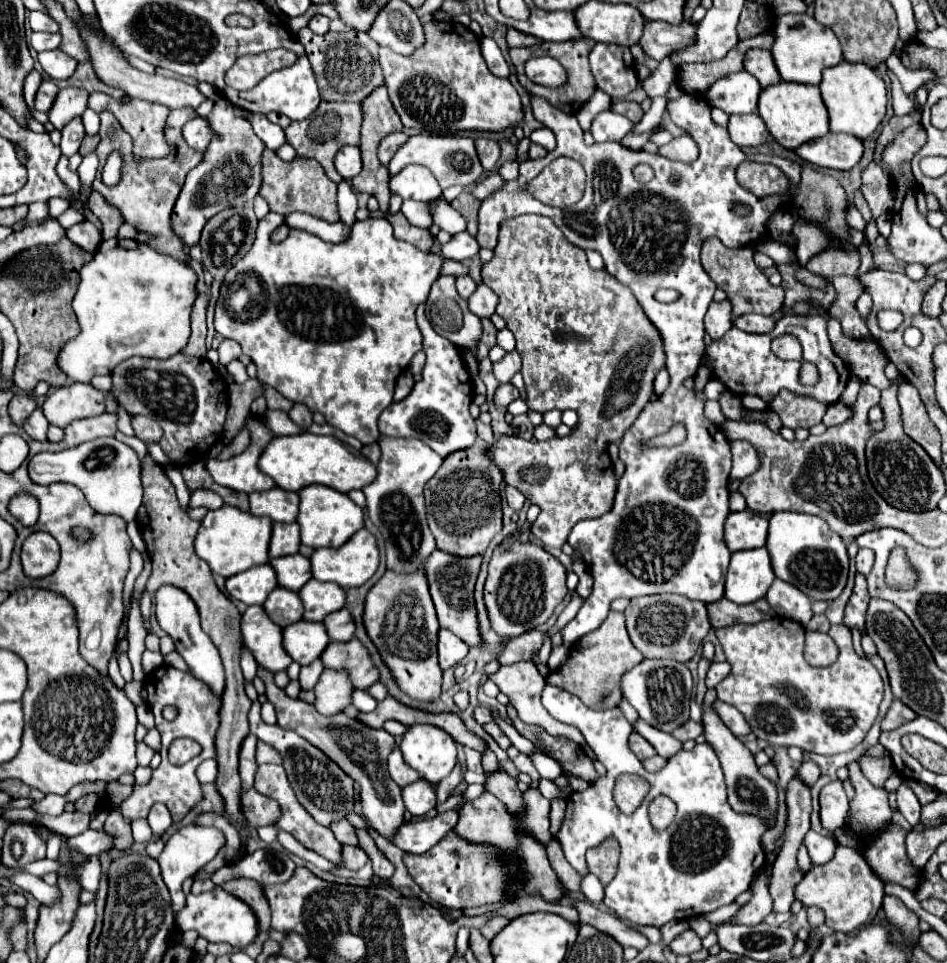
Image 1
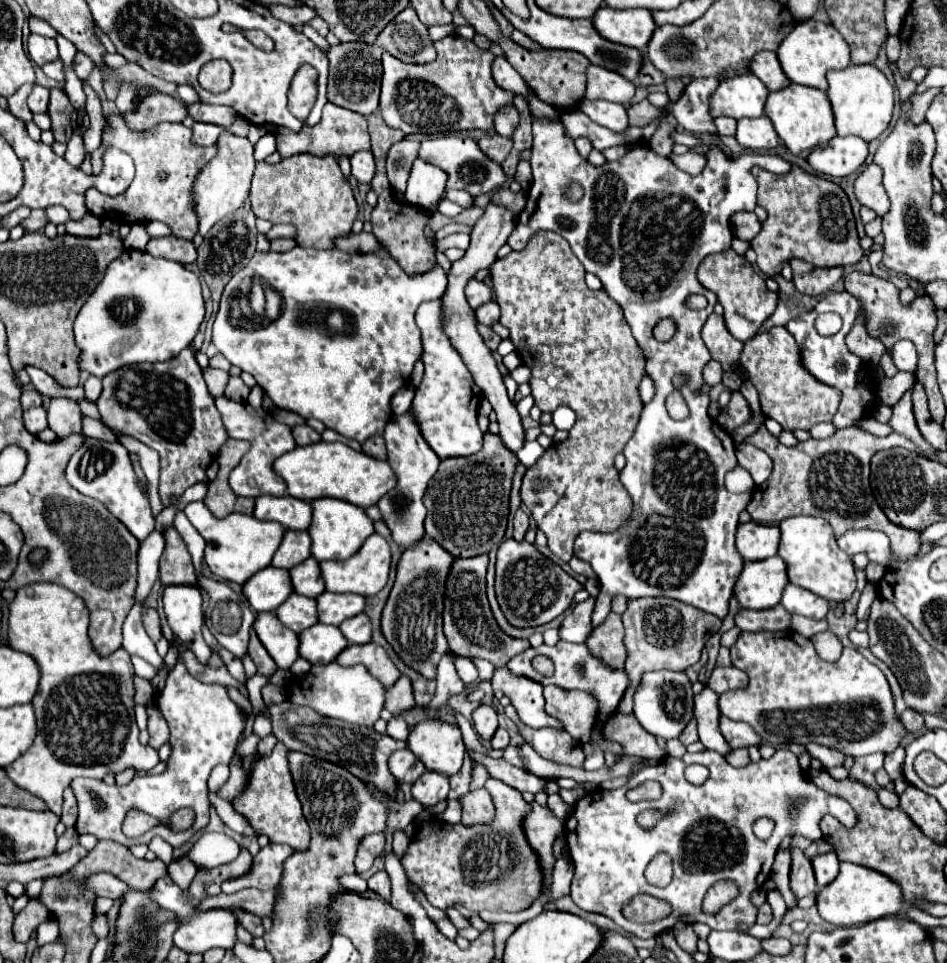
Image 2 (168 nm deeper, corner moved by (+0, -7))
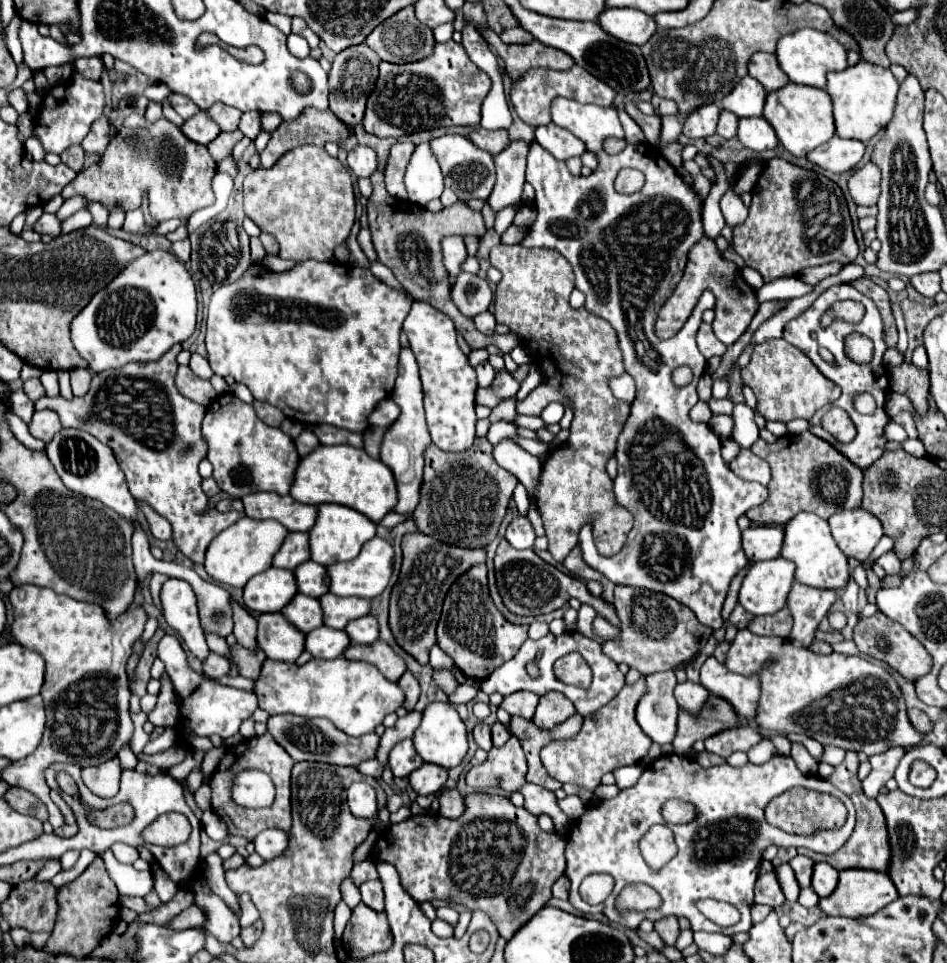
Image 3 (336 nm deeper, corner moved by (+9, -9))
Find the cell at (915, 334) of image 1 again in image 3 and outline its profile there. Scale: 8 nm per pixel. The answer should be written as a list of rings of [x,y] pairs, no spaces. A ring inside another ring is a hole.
[[[891,305],[891,309],[893,309],[895,321],[897,321],[898,329],[897,349],[899,349],[901,353],[905,353],[905,349],[907,349],[908,347],[908,336],[906,332],[904,317],[903,315],[901,315],[901,309],[899,309],[899,305]]]

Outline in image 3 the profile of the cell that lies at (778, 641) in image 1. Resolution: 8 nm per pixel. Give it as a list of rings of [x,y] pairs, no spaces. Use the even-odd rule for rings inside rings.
[[[748,629],[738,630],[731,643],[727,661],[725,665],[743,675],[759,673],[761,677],[761,701],[759,701],[759,711],[757,711],[757,723],[759,729],[767,731],[781,731],[783,735],[787,733],[803,733],[813,739],[817,739],[821,745],[835,745],[845,751],[855,751],[855,753],[865,753],[865,755],[875,755],[883,753],[891,747],[915,747],[923,741],[923,733],[917,731],[909,717],[907,717],[907,707],[903,699],[903,691],[899,689],[897,681],[893,675],[885,669],[879,667],[863,657],[849,657],[841,653],[831,653],[831,655],[819,655],[813,653],[811,649],[801,649],[801,647],[791,647],[787,639],[777,639],[777,637],[759,637],[751,633]],[[767,659],[773,659],[773,665],[763,669],[763,663]],[[857,683],[857,701],[845,701],[845,691],[849,695],[849,689]]]

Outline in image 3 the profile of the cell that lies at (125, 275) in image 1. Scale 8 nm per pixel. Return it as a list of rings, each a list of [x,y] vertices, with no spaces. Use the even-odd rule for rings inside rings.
[[[149,251],[119,271],[103,291],[73,319],[71,341],[93,373],[129,361],[155,361],[195,329],[195,283],[185,265],[169,251]]]

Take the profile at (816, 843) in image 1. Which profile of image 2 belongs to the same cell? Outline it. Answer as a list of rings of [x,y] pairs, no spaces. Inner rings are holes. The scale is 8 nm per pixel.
[[[822,853],[812,859],[812,869],[818,881],[818,887],[828,885],[828,881],[836,879],[838,873],[838,857],[836,853]]]

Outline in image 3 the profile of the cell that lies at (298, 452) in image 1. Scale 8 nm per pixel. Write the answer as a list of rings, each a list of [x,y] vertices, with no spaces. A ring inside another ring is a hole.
[[[319,445],[315,451],[311,451],[311,455],[299,461],[291,487],[291,497],[299,503],[309,505],[339,503],[367,515],[373,523],[379,523],[397,505],[397,485],[391,469],[379,459],[369,457],[365,449],[355,449],[347,445]]]

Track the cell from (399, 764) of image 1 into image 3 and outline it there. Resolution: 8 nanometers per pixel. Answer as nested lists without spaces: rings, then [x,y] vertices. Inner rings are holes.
[[[403,739],[391,749],[389,763],[391,763],[391,771],[393,771],[395,777],[407,777],[411,771],[421,767],[423,759],[417,755],[417,751],[413,747],[413,741]]]

